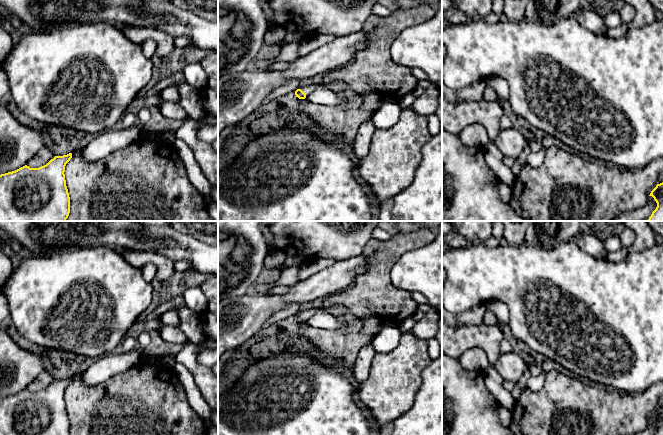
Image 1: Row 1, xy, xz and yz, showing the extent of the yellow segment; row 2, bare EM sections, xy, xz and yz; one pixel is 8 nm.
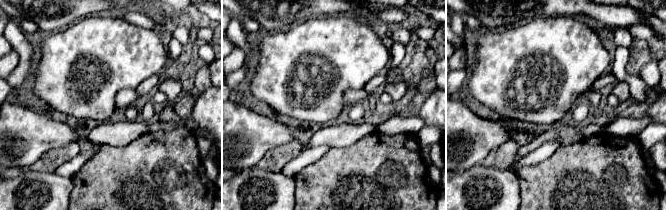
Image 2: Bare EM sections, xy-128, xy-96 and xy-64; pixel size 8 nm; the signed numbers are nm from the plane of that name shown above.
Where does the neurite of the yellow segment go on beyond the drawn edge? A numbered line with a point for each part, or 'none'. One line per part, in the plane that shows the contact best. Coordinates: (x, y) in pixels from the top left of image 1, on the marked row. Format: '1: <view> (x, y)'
1: xz (308, 89)

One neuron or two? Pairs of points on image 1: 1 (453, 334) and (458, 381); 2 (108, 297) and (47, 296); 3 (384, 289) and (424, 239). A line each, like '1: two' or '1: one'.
1: two
2: one
3: one

